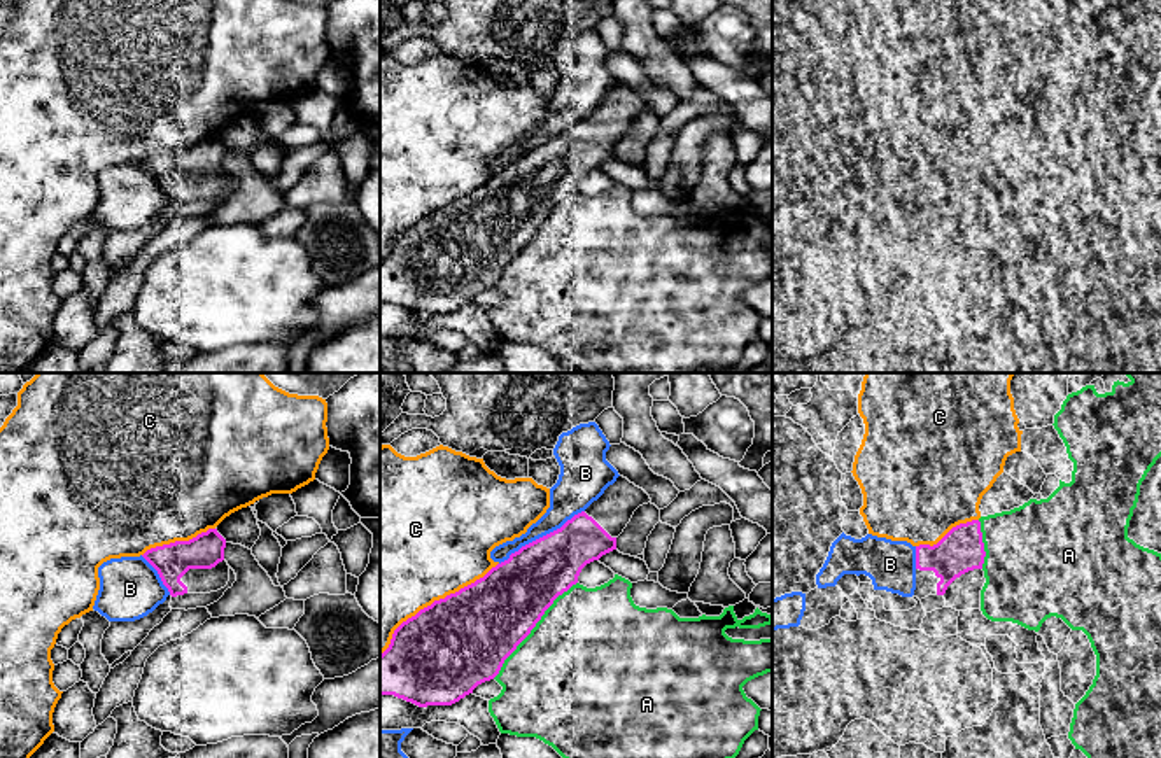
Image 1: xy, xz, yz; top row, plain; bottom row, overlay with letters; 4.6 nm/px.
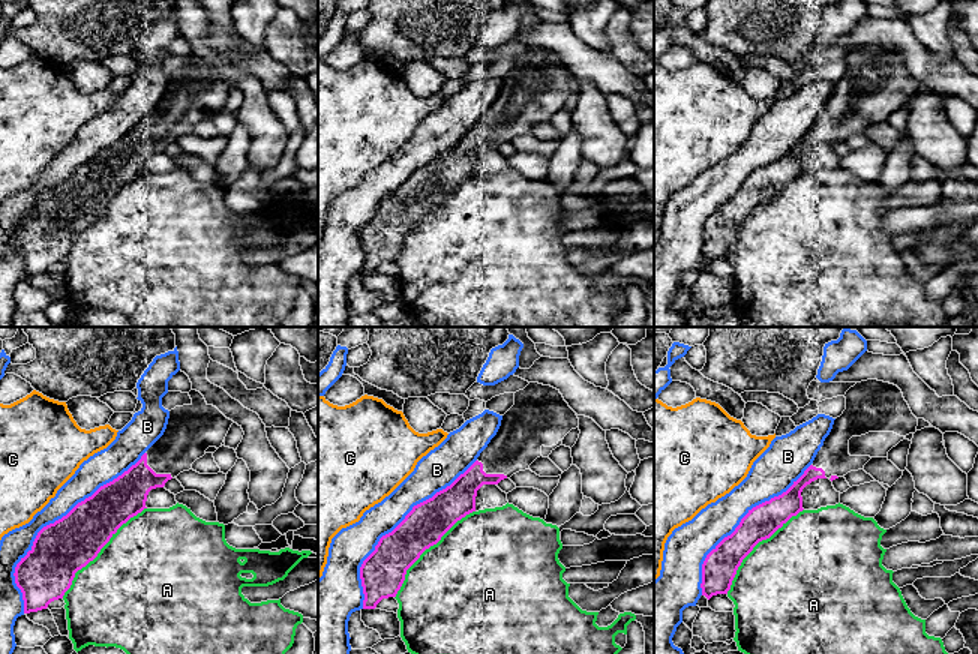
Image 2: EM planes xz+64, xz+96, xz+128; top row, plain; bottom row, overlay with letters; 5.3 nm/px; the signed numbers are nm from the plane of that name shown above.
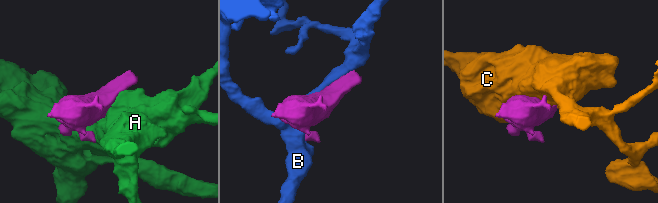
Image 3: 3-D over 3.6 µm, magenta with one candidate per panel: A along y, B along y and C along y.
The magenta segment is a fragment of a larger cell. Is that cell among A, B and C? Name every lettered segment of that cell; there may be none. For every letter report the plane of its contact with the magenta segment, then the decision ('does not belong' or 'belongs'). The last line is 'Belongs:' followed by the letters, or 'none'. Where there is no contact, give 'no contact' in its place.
A: xz | does not belong
B: xz | does not belong
C: xz | does not belong
Belongs: none

